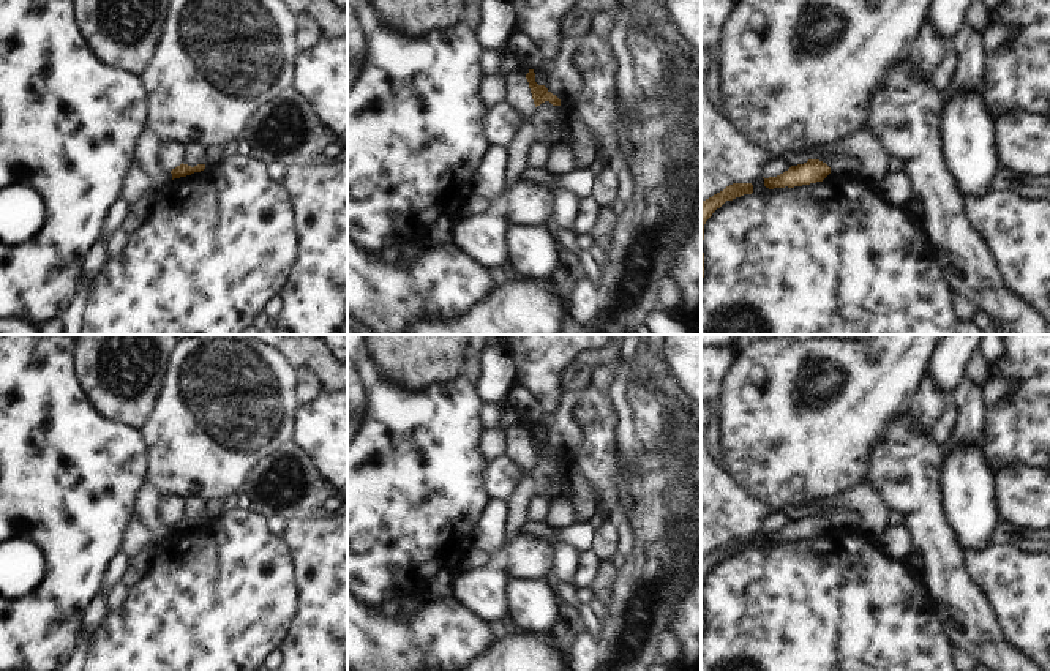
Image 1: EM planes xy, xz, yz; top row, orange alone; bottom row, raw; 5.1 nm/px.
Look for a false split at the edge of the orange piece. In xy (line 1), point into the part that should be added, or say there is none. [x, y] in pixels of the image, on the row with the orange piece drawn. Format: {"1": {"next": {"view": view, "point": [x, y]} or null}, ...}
{"1": {"next": null}}

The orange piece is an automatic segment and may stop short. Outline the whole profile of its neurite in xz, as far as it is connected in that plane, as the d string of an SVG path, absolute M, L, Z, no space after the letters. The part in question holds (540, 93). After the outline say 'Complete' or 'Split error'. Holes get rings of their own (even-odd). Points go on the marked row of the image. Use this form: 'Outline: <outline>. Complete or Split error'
Outline: M529 69L529 73L526 74L526 79L529 82L529 88L531 88L535 107L545 101L549 101L553 106L561 106L561 99L556 95L553 95L545 85L538 85L535 82L534 69Z. Complete

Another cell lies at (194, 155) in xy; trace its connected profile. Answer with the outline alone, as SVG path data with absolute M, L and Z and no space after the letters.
M197 141L185 142L183 164L188 164L191 167L197 164L207 164L207 156L204 153L204 145L201 142Z

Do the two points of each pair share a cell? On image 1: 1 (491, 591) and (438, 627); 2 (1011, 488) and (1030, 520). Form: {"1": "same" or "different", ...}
{"1": "different", "2": "same"}

